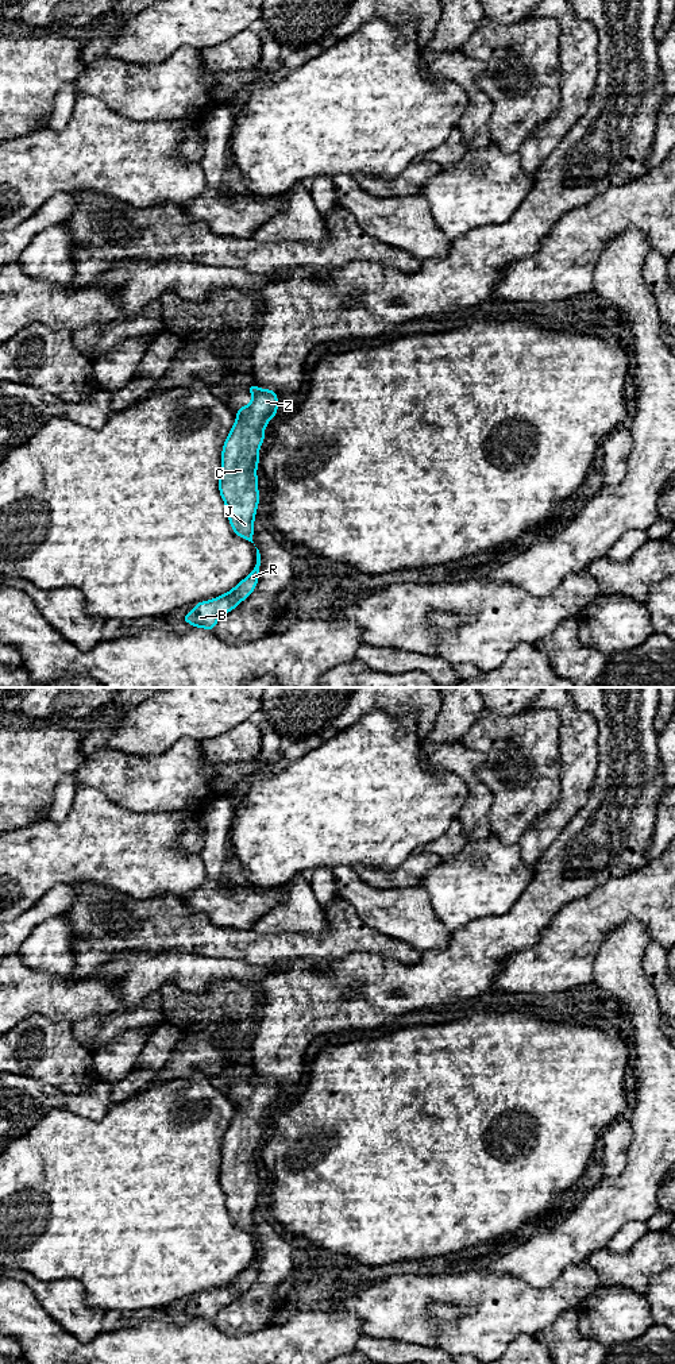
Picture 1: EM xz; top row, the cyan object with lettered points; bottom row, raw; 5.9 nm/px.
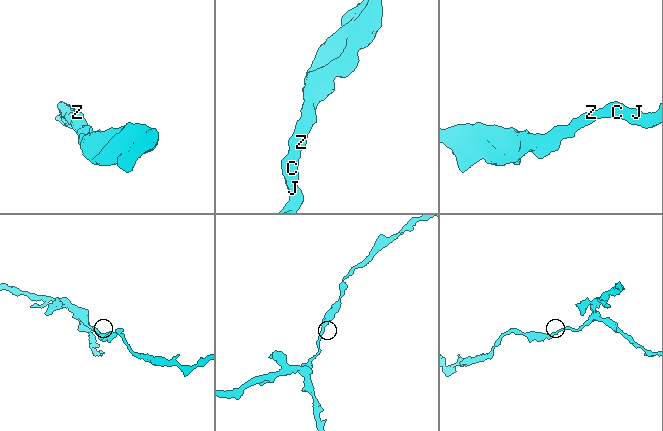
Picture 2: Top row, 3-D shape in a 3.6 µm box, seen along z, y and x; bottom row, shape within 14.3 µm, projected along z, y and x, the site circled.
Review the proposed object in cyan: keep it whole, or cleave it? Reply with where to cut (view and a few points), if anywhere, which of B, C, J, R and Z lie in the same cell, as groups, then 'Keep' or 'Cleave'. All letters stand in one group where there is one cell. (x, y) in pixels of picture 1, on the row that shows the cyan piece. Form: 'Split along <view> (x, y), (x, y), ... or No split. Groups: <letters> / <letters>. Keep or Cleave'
No split. Groups: B C J R Z. Keep

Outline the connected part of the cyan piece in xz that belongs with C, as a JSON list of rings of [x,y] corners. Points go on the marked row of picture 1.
[[[254,382],[247,389],[252,400],[235,411],[235,424],[223,444],[219,493],[234,533],[254,544],[259,505],[258,454],[265,442],[265,428],[278,413],[278,394],[259,389]]]

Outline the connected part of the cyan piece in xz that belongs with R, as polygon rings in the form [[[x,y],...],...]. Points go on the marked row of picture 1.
[[[256,548],[256,565],[254,570],[242,579],[232,590],[208,601],[200,601],[181,620],[194,628],[213,631],[219,619],[232,612],[242,601],[251,596],[258,585],[261,554]]]

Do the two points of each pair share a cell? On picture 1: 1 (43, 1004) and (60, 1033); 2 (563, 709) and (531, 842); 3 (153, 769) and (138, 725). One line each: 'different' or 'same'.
1: different
2: same
3: different

